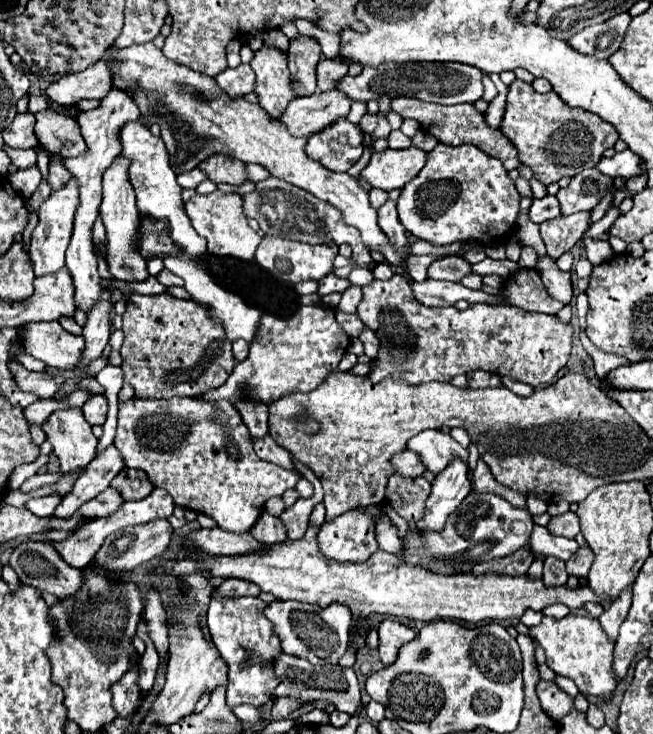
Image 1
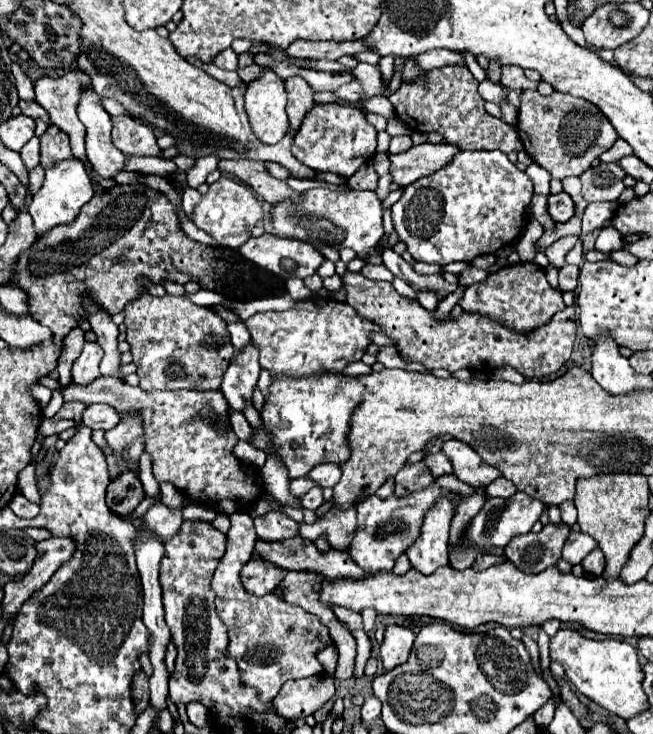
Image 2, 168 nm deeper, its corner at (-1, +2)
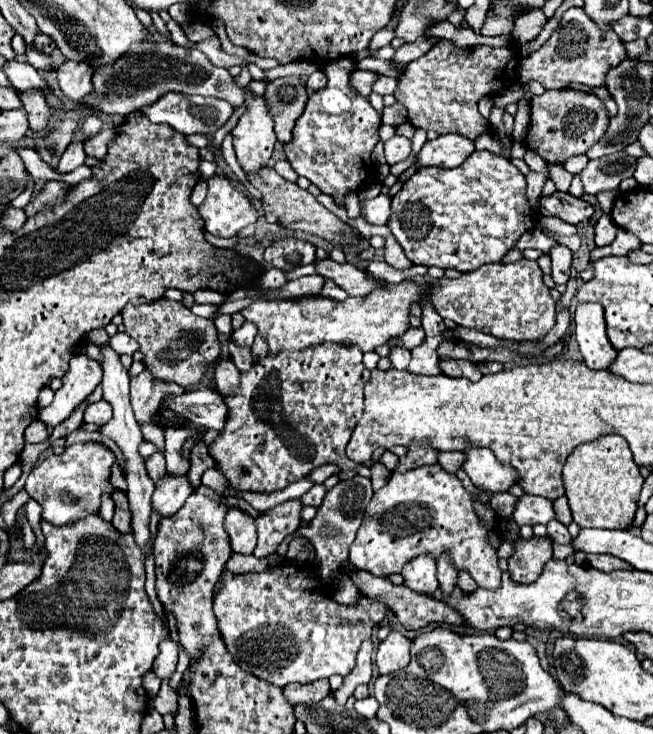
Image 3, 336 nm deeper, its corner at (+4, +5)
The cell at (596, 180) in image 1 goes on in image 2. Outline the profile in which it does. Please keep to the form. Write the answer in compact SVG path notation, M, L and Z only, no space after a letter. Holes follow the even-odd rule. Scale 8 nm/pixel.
M600 163L590 167L580 177L582 181L582 197L588 203L596 201L616 201L624 191L624 171L616 163Z

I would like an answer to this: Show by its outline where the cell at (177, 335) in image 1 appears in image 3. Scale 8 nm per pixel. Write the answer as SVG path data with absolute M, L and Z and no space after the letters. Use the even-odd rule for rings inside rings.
M161 298L155 304L127 306L123 310L123 324L125 332L141 344L139 350L145 354L143 362L153 372L153 376L159 380L175 382L183 388L201 382L201 378L221 356L213 320L195 316L181 302L169 302Z

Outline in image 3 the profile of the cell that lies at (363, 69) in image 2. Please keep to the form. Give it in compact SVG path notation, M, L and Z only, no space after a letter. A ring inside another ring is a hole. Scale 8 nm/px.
M379 76L379 80L373 84L373 92L377 94L393 94L397 88L397 78L389 78L389 76Z

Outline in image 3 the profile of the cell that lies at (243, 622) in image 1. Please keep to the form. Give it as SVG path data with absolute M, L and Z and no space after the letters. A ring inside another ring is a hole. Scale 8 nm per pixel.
M283 562L283 564L279 564L279 568L271 568L271 570L265 570L265 572L249 572L249 574L229 574L229 572L225 572L223 574L223 590L217 594L217 598L215 598L215 604L213 604L213 610L215 610L215 616L217 616L217 620L219 620L219 632L221 632L221 636L223 636L223 642L225 642L225 646L227 646L227 650L231 652L231 656L235 658L235 662L245 662L245 670L249 670L251 674L255 674L255 676L259 676L259 678L265 678L267 682L271 682L271 684L275 684L275 686L279 686L279 688L285 688L287 684L291 684L291 682L305 682L305 660L317 660L319 662L319 666L323 664L325 668L331 668L333 670L333 666L335 666L335 672L331 672L331 674L325 674L325 676L333 676L333 674L341 674L341 676L347 676L349 672L351 672L351 668L353 668L353 664L355 664L355 652L359 650L359 644L363 642L363 640L369 640L371 638L371 630L375 628L375 626L379 626L381 622L383 622L383 618L387 616L387 612L389 612L389 608L383 604L383 602L377 602L377 600L371 600L371 598L367 598L367 596L359 596L359 600L355 602L355 604L349 604L349 606L345 606L345 604L339 604L337 600L333 600L333 596L331 596L331 590L323 584L323 580L313 572L313 568L309 568L309 566L299 566L297 568L297 564L293 564L293 562Z

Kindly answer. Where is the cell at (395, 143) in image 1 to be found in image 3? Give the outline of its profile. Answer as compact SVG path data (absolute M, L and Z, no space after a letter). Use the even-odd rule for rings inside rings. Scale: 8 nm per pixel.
M393 136L391 140L385 142L387 164L397 164L397 162L405 160L409 154L411 154L411 140L407 140L403 136Z

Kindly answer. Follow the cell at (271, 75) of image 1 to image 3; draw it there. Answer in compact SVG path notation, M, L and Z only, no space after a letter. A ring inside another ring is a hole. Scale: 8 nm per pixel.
M245 90L245 102L249 104L249 110L239 118L237 126L231 130L231 136L239 166L247 176L257 176L259 170L267 166L277 140L271 114L263 108L263 98L257 98Z

